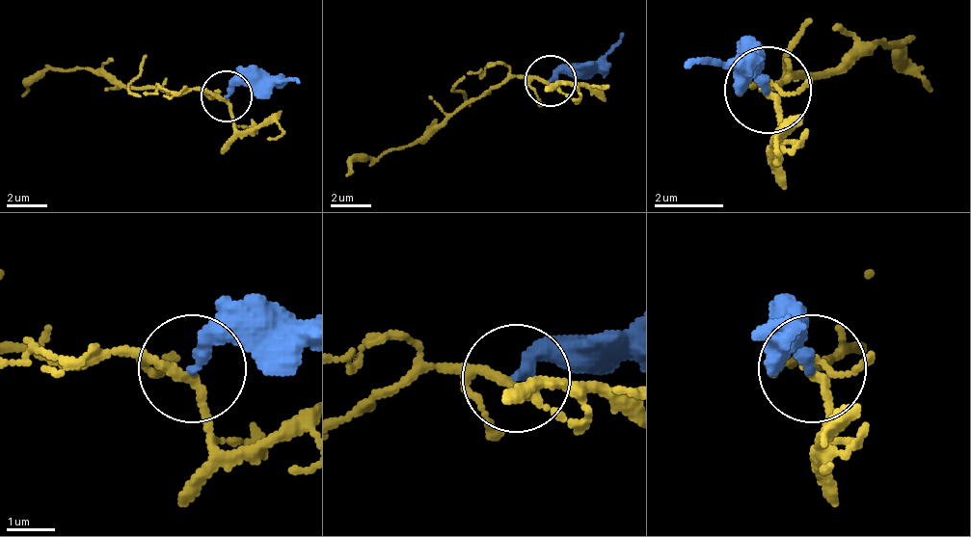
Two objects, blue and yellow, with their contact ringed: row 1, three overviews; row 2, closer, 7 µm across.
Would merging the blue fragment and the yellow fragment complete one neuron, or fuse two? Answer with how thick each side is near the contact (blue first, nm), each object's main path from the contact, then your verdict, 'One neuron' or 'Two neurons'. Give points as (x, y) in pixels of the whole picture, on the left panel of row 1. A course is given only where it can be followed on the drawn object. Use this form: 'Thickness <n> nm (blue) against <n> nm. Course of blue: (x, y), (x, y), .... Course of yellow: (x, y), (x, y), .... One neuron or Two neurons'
Thickness 260 nm (blue) against 160 nm. Course of blue: (225, 97), (240, 87), (301, 82). Course of yellow: (225, 97), (119, 87), (94, 71), (58, 67), (39, 77), (23, 97). Two neurons

